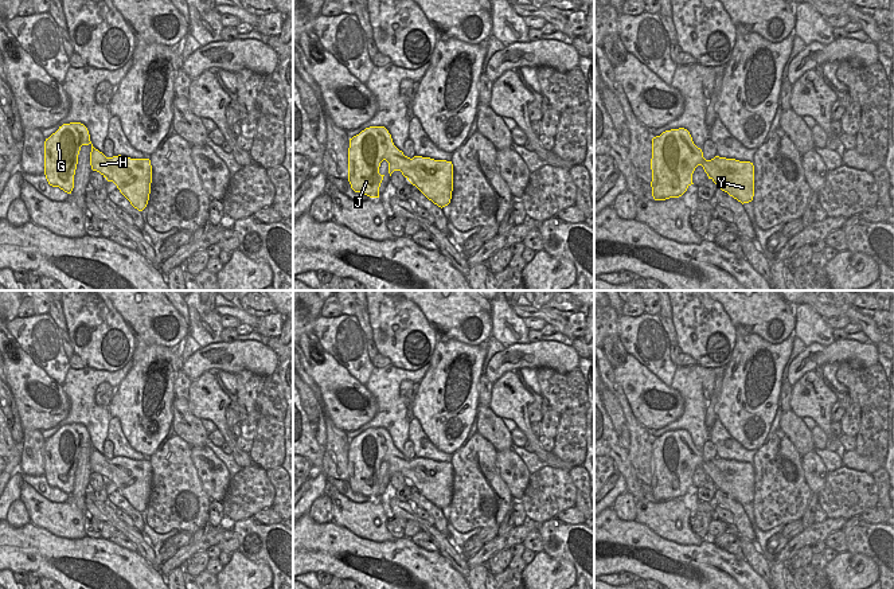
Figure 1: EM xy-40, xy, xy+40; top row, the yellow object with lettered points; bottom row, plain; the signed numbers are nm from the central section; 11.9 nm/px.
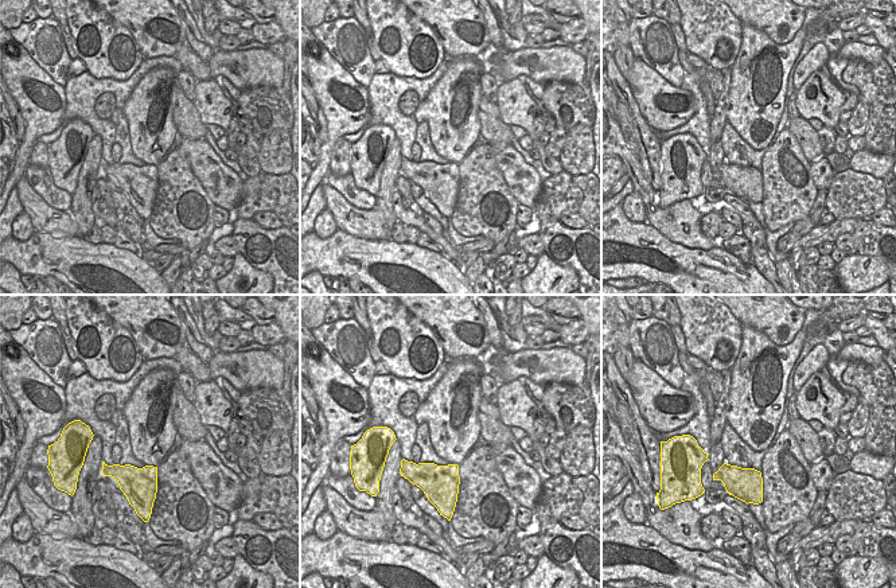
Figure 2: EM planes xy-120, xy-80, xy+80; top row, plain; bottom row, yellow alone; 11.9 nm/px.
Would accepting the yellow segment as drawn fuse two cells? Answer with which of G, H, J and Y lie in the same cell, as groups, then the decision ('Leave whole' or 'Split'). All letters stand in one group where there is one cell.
Groups: G H J Y. Leave whole.

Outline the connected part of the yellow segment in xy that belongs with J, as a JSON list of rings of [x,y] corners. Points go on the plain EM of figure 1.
[[[370,428],[350,440],[348,483],[355,494],[379,499],[384,476],[379,475],[380,464],[389,464],[389,475],[401,472],[429,502],[438,508],[450,504],[453,492],[453,465],[446,461],[403,456],[384,428]]]

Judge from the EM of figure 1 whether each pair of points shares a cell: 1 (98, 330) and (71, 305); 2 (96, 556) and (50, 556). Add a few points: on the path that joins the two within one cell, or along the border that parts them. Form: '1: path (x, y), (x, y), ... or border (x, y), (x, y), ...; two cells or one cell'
1: path (94, 324), (78, 311); one cell
2: path (85, 556), (61, 556); one cell

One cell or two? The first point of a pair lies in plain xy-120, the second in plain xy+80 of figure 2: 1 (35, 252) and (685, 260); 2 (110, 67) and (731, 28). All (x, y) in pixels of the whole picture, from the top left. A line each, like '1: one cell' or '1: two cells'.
1: one cell
2: one cell

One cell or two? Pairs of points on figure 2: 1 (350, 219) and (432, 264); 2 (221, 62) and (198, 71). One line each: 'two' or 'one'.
1: two
2: two

